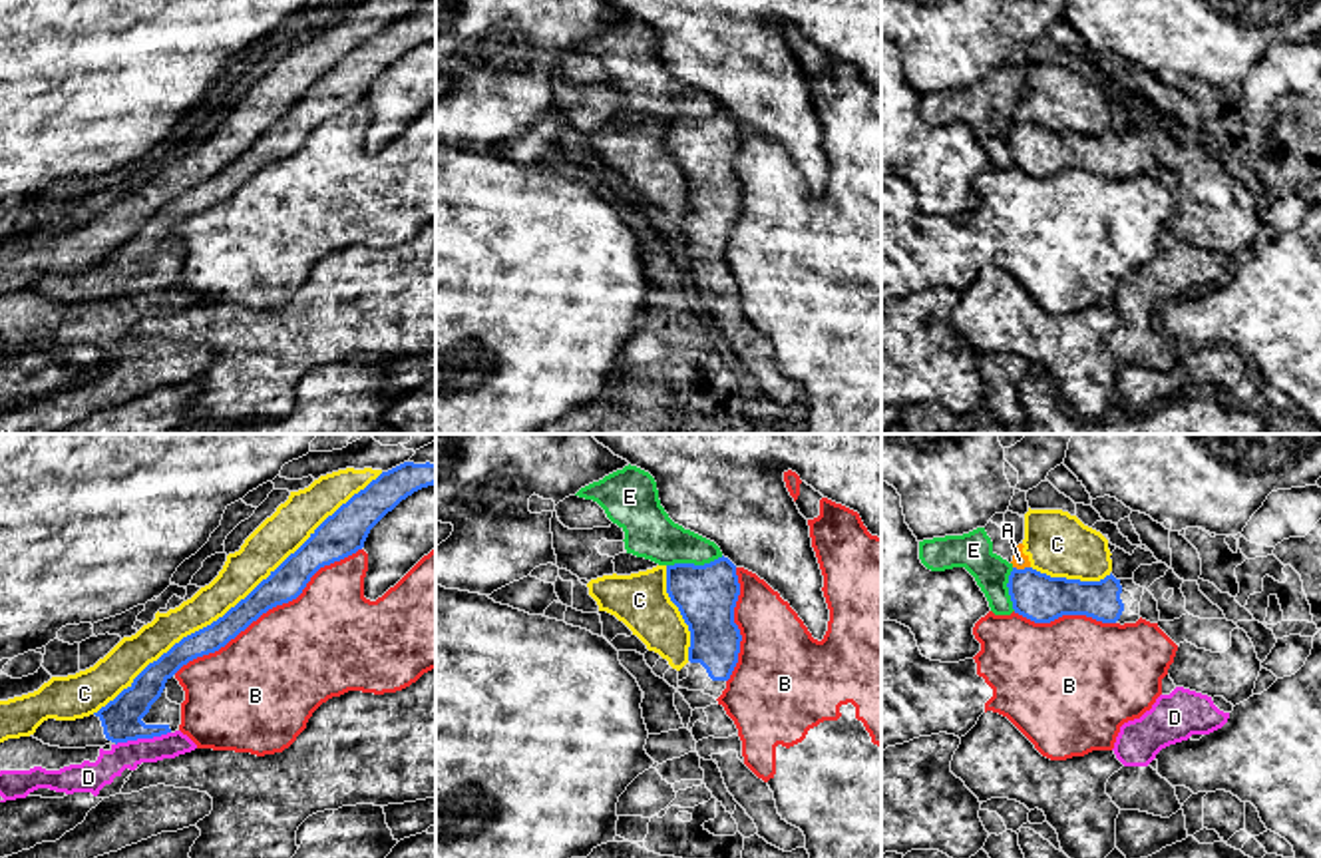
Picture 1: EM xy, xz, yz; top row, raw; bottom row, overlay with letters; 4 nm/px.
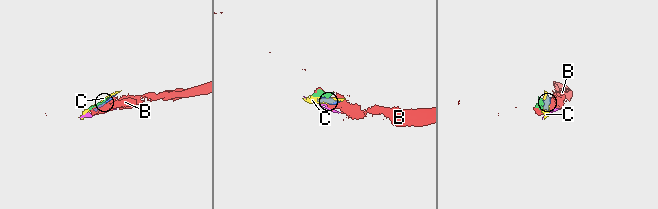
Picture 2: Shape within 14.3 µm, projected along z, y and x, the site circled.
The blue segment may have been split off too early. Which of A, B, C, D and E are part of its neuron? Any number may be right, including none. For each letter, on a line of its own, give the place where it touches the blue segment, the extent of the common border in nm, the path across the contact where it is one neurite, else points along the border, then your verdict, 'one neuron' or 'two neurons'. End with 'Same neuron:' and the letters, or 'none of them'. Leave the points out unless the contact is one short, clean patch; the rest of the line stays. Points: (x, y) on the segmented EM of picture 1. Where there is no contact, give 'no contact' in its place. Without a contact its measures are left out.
A: yz (1021, 570) | 70 nm | two neurons
B: xy (269, 608) | 900 nm | two neurons
C: xy (239, 602) | 1500 nm | two neurons
D: xy (142, 737) | 240 nm | along xy (170, 731), (116, 745) | two neurons
E: xz (693, 564) | 240 nm | two neurons
Same neuron: none of them

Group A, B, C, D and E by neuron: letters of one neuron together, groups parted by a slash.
A C / B / D / E

